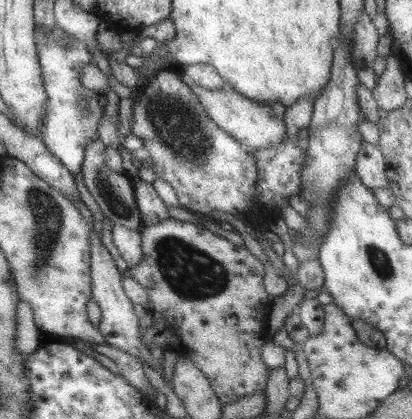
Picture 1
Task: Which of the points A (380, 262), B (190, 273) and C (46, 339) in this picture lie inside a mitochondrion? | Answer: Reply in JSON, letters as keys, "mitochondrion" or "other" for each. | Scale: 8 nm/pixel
{"A":"mitochondrion","B":"mitochondrion","C":"other"}

